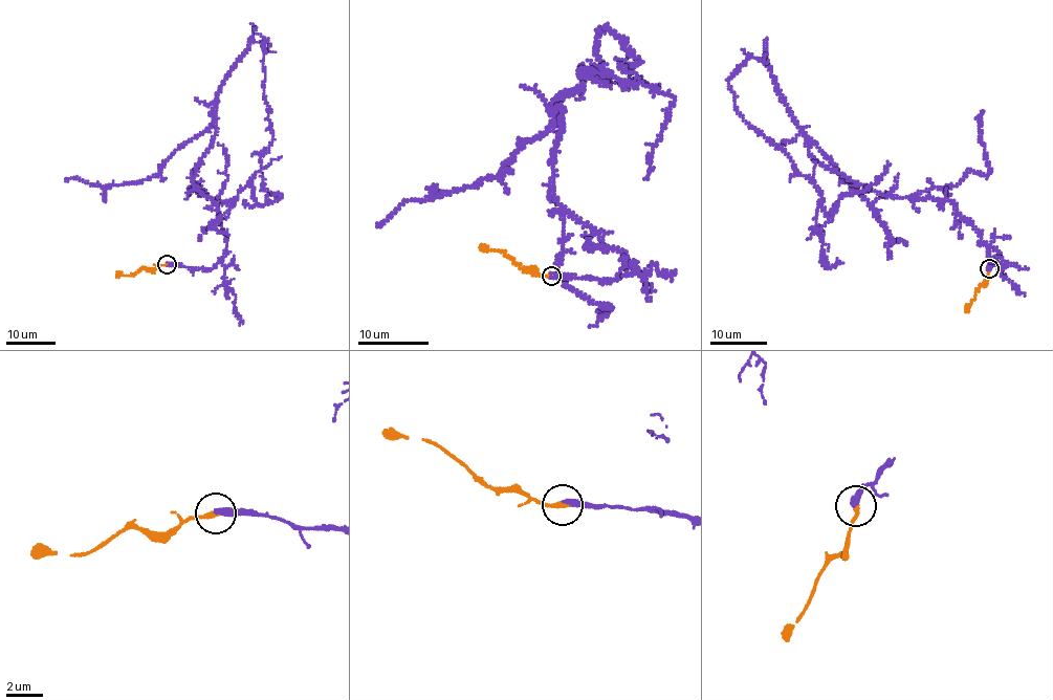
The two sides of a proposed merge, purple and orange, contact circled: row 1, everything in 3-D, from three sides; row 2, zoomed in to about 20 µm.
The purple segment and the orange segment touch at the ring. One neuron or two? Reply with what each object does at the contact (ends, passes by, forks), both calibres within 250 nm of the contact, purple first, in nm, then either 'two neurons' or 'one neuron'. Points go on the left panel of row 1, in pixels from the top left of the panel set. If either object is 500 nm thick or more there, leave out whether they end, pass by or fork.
purple ends | orange ends | 400/260 nm | one neuron

